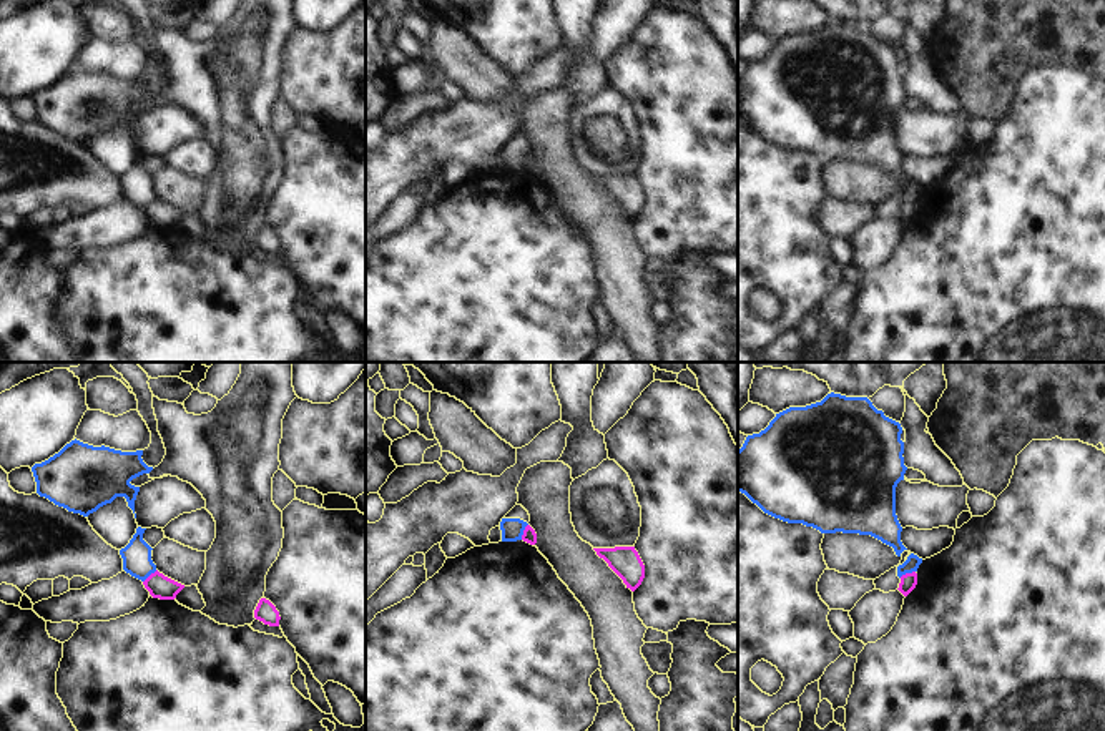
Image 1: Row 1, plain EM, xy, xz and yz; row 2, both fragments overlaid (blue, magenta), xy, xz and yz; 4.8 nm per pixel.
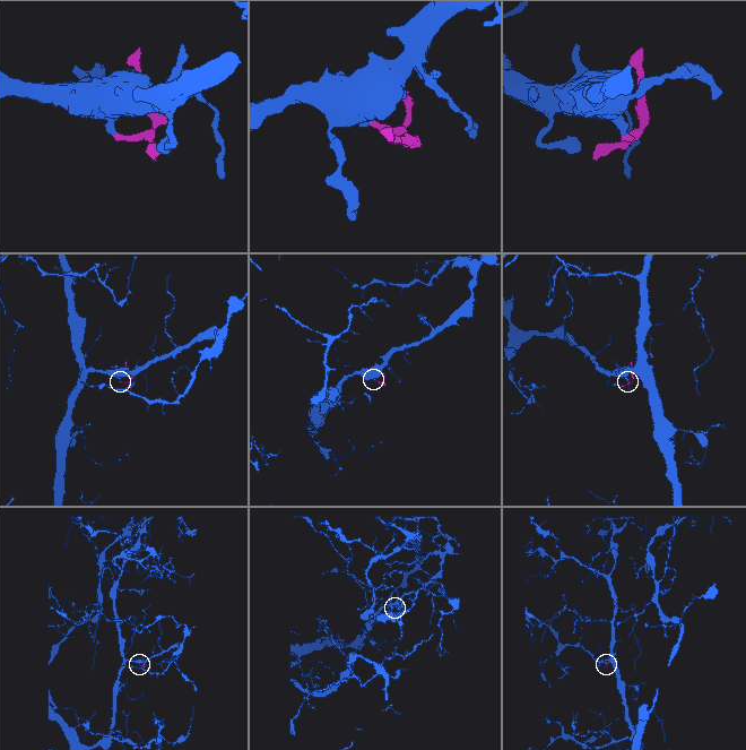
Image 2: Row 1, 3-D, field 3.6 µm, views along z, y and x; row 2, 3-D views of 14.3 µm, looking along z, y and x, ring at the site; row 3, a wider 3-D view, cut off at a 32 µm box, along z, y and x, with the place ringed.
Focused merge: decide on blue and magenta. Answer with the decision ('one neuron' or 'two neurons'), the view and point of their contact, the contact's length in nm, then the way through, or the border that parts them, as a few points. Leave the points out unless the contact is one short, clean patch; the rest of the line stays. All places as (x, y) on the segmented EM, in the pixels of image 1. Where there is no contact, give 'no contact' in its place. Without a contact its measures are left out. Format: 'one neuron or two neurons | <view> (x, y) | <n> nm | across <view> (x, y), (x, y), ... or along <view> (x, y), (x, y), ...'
two neurons | xz (522, 532) | 90 nm | along xz (527, 524), (520, 539)

